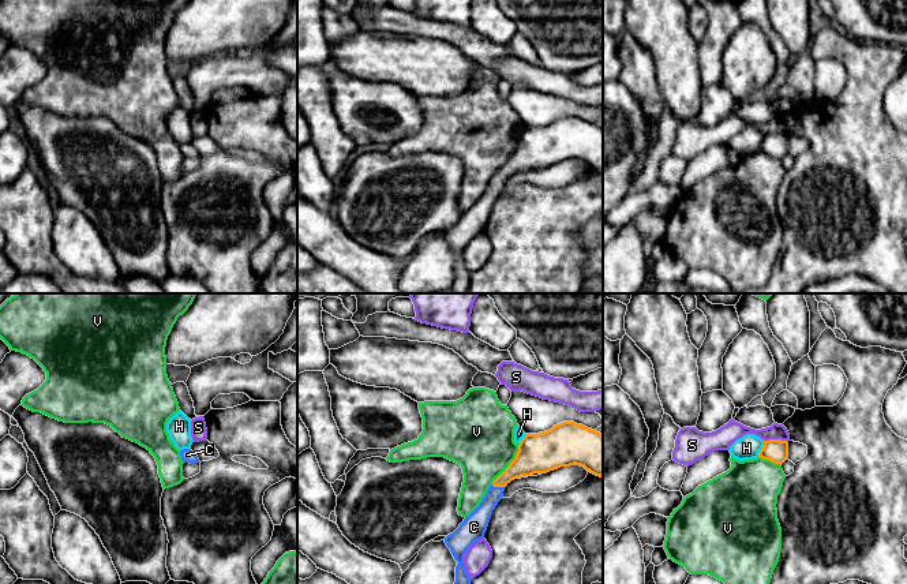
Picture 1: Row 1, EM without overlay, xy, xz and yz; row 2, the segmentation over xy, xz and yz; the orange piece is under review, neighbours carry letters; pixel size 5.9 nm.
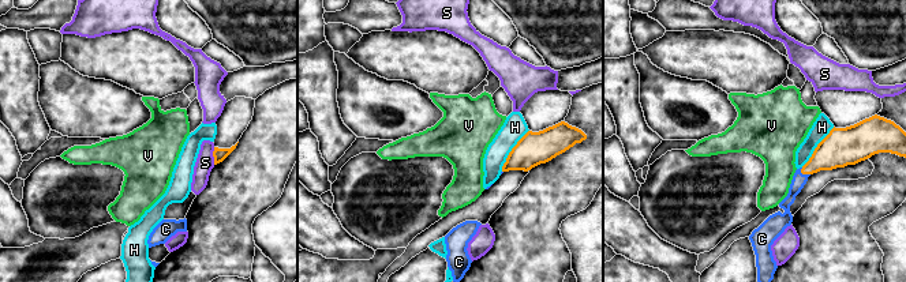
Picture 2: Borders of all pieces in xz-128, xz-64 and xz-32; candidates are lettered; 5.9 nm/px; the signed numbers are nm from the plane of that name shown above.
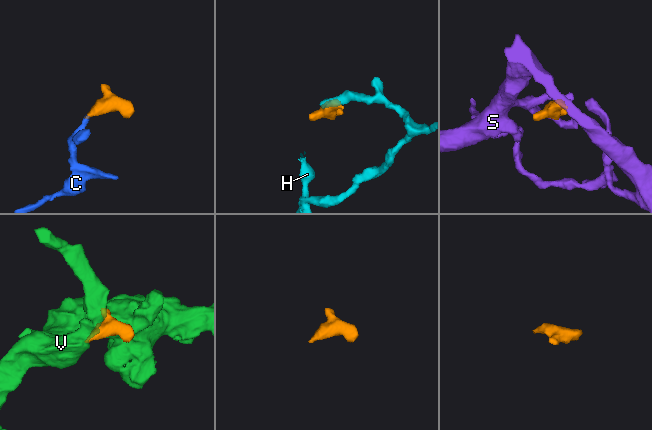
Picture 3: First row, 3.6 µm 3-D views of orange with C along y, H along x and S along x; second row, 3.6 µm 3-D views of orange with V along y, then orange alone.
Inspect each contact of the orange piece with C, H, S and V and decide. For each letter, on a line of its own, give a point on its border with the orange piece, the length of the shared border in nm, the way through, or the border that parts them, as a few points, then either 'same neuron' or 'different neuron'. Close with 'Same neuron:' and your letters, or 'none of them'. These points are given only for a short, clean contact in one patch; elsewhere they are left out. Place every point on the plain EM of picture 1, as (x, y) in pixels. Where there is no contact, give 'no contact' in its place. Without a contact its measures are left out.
C: xz (498, 180) | 80 nm | across xz (531, 153), (516, 163), (498, 180), (478, 216) | same neuron
H: yz (761, 143) | 100 nm | along yz (764, 135), (757, 150) | different neuron
S: yz (776, 134) | 140 nm | different neuron
V: xz (509, 158) | 300 nm | different neuron
Same neuron: C

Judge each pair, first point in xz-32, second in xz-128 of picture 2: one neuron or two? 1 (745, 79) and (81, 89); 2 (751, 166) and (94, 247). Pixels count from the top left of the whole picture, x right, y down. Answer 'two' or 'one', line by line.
1: two
2: two

